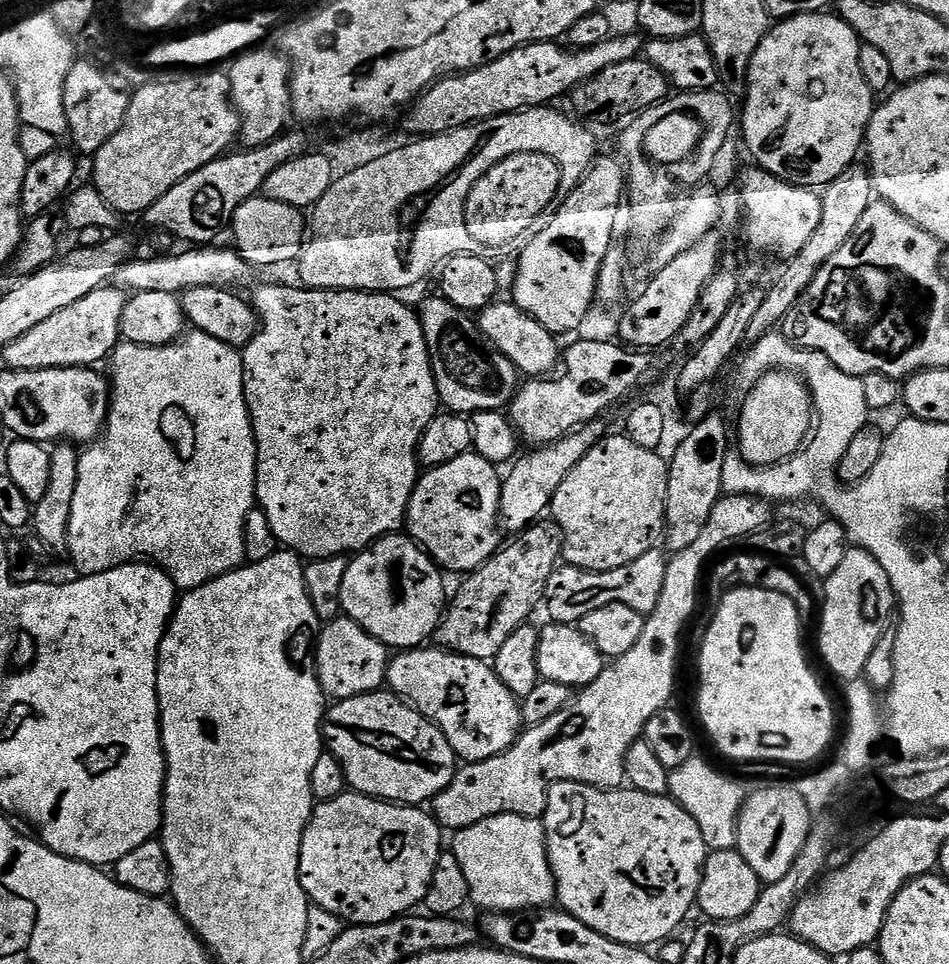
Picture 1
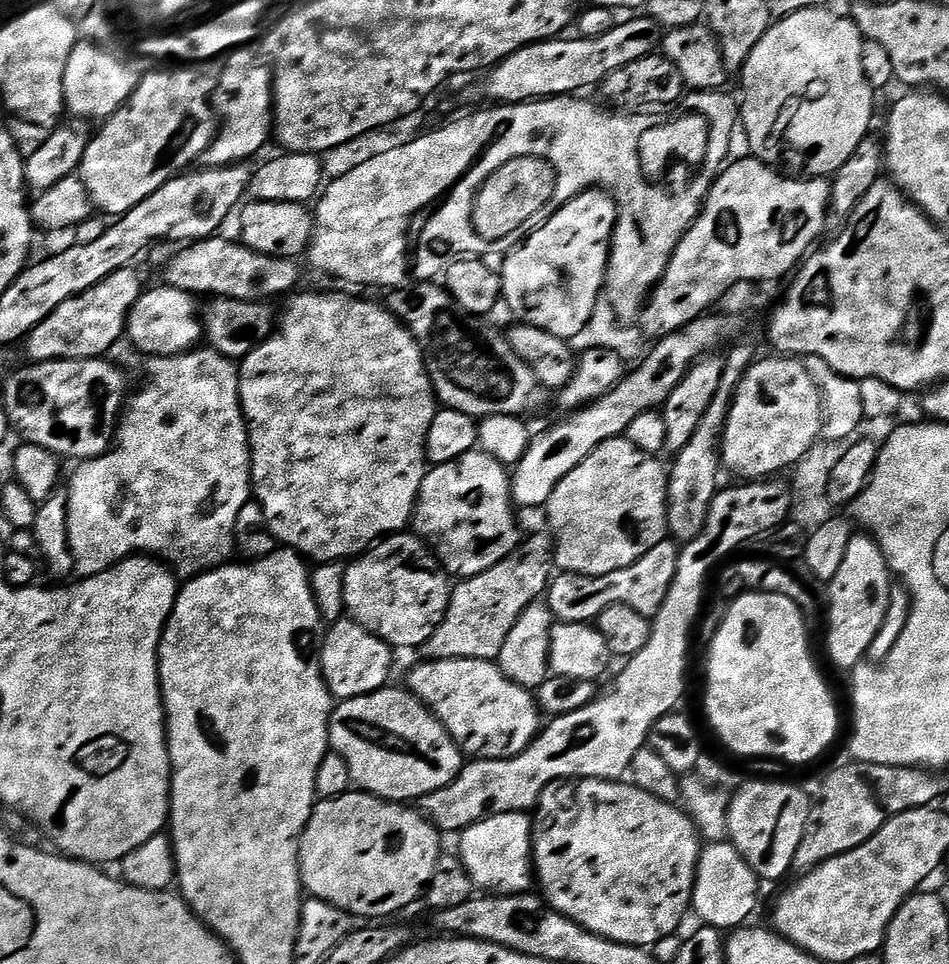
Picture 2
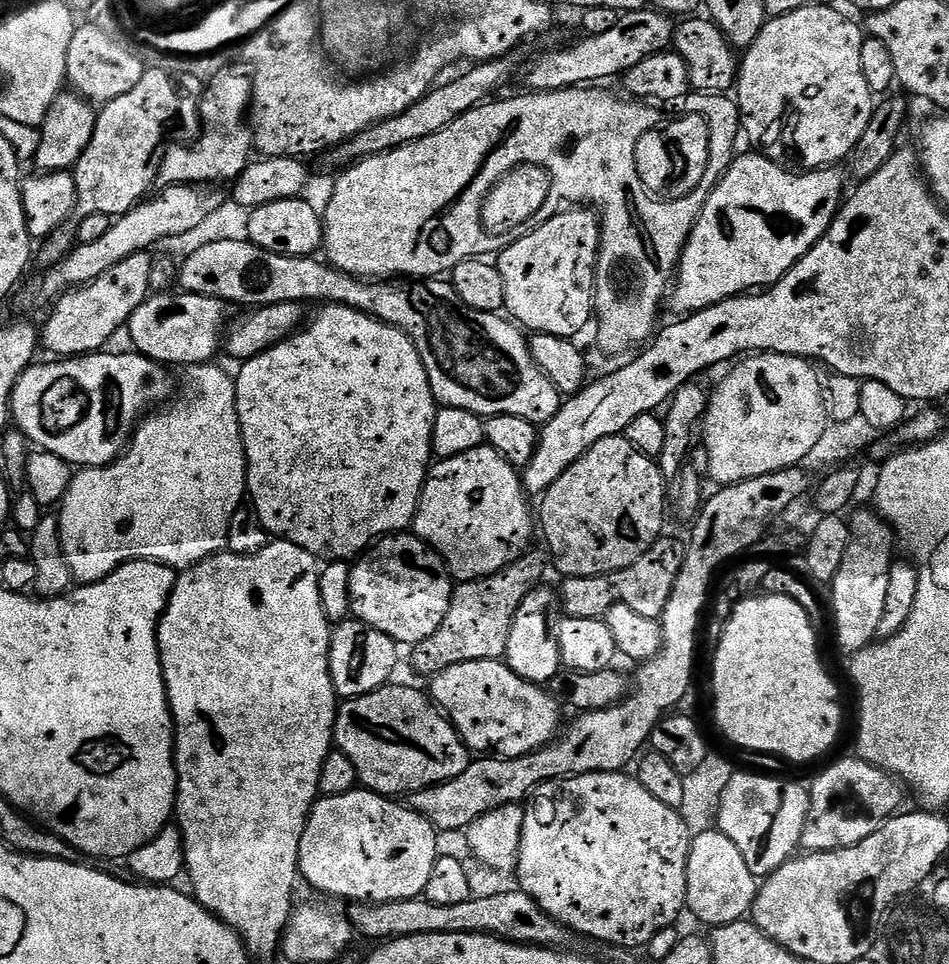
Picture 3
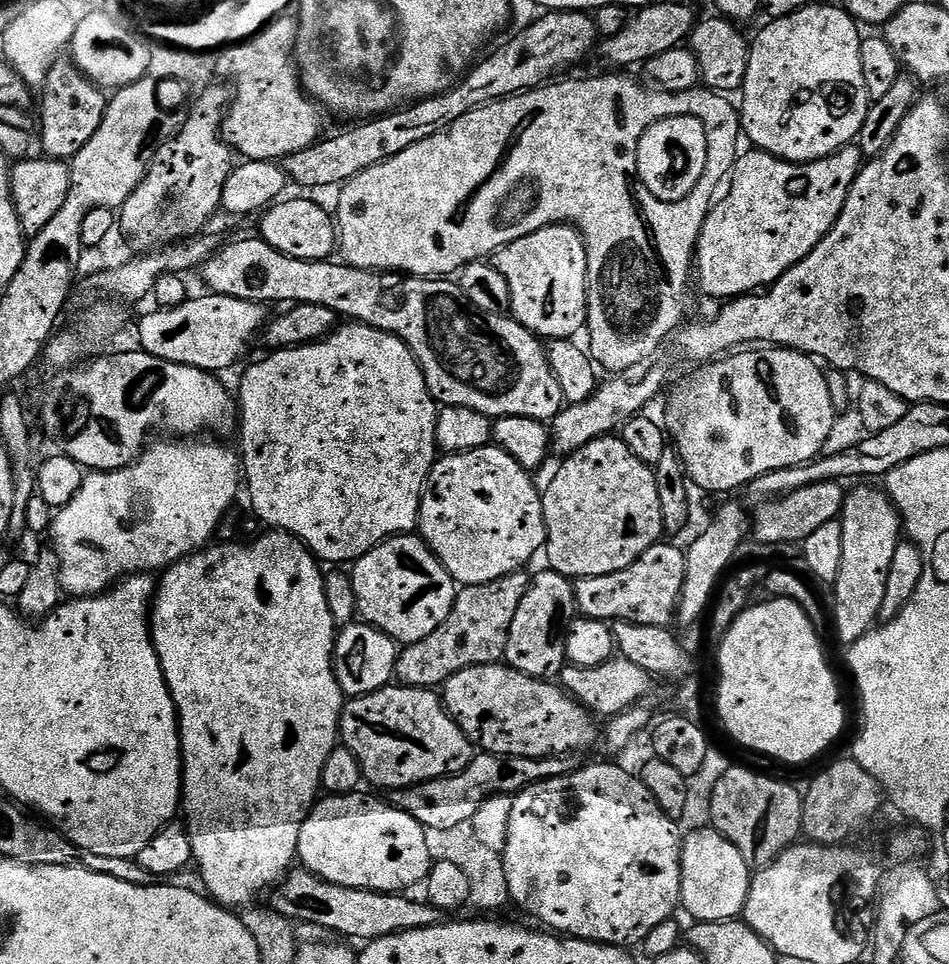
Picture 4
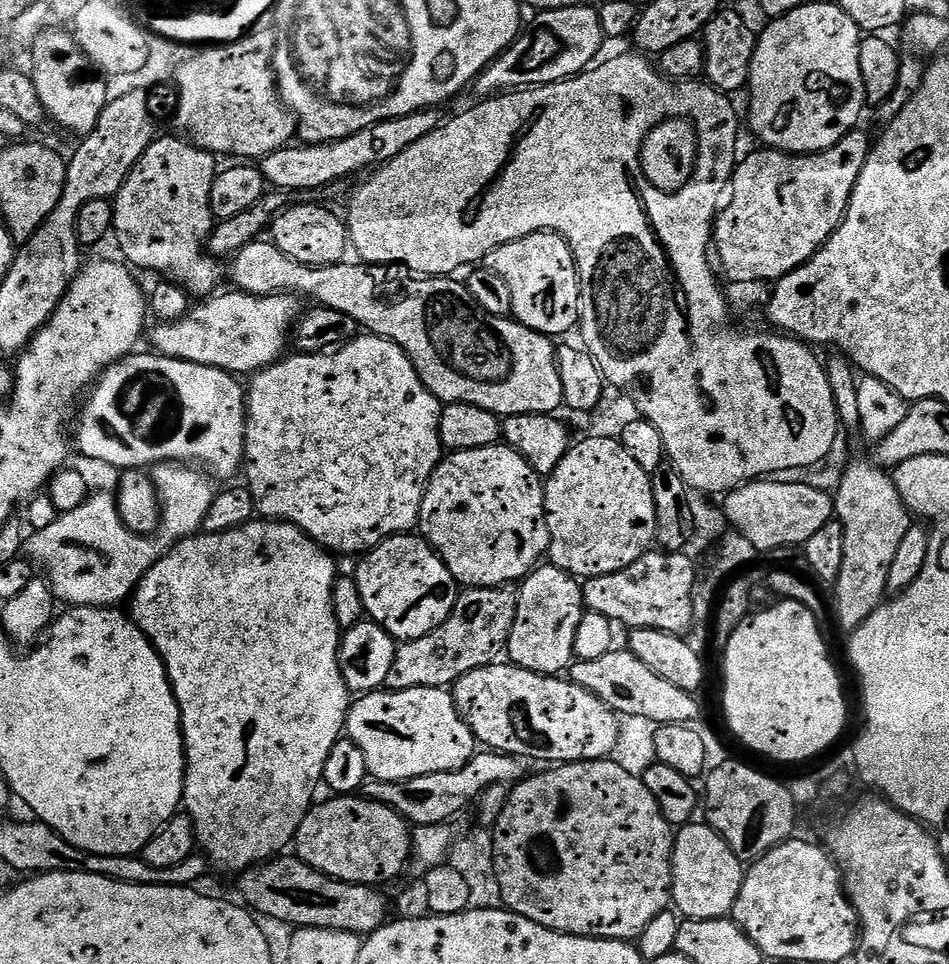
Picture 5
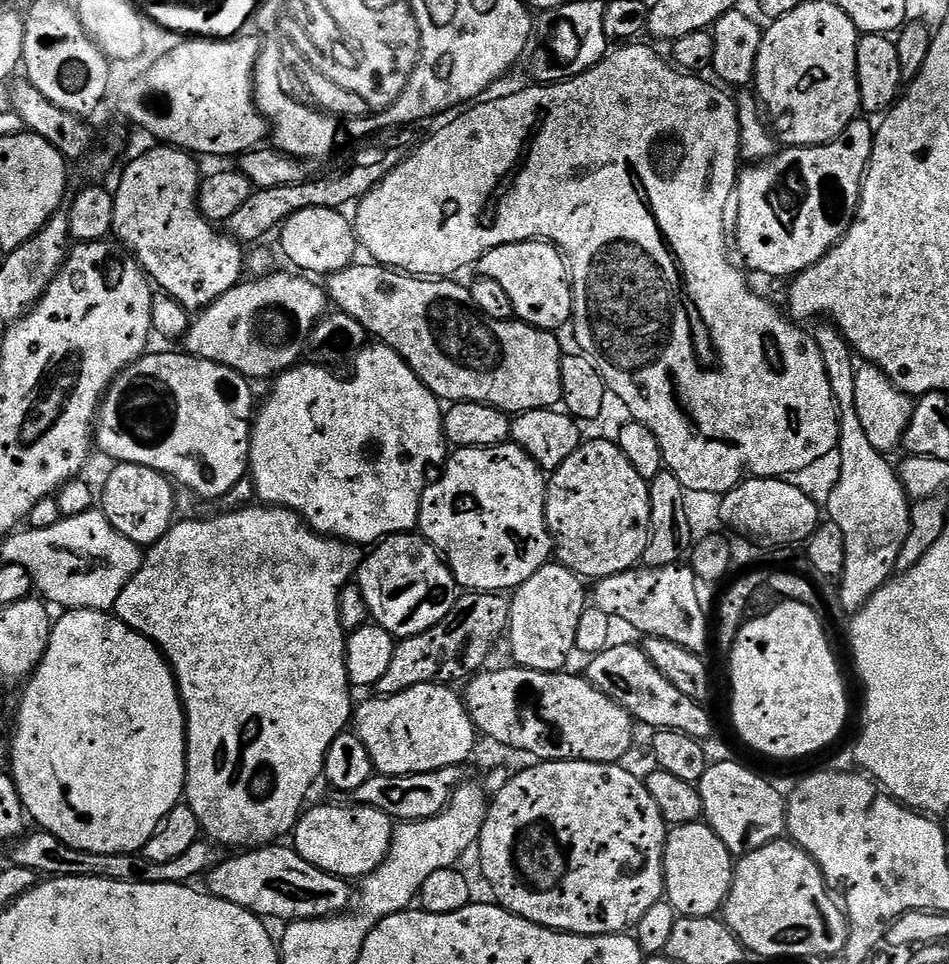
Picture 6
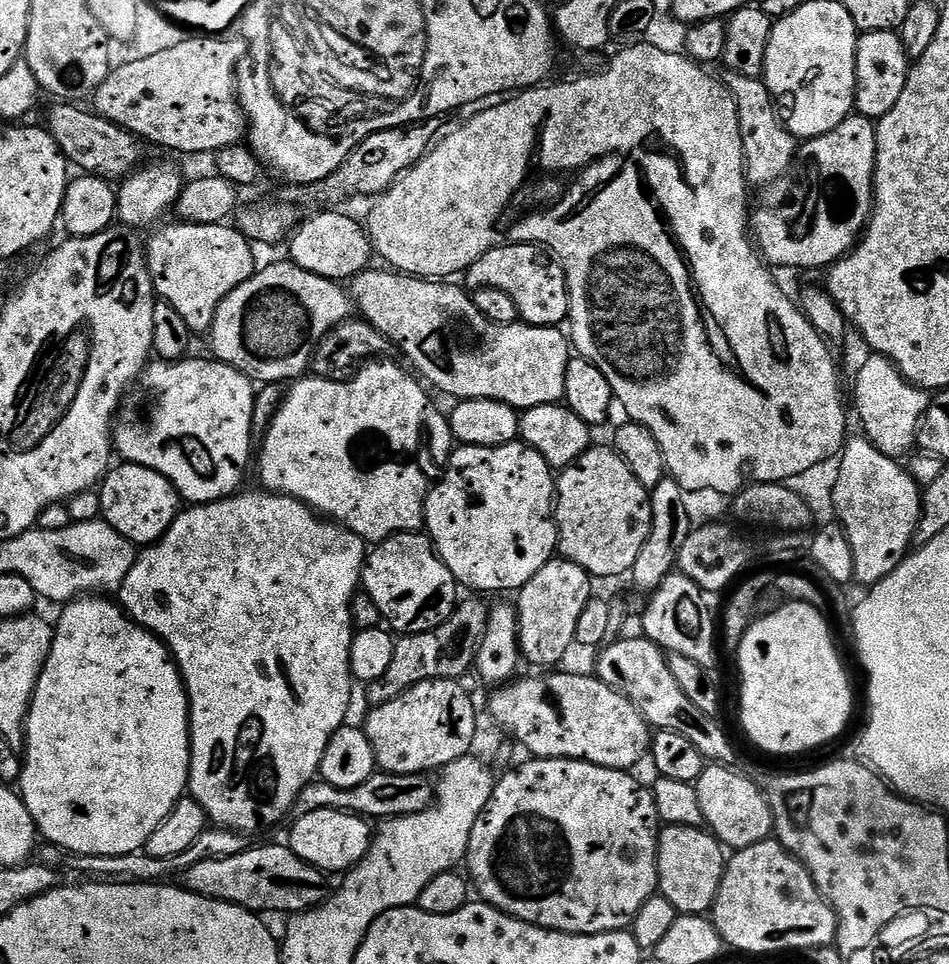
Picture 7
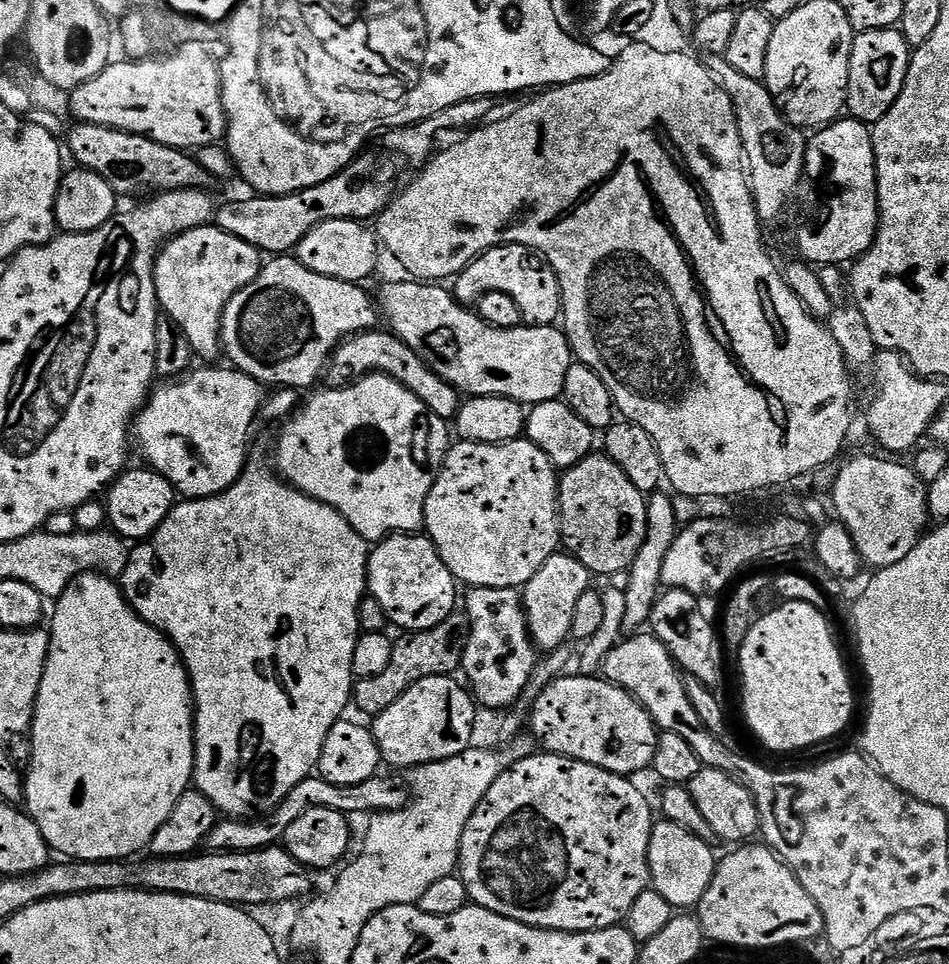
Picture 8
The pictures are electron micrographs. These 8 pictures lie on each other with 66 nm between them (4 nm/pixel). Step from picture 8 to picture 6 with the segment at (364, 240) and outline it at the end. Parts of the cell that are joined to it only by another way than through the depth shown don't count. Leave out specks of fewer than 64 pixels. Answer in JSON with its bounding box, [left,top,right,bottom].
[278,208,358,278]

